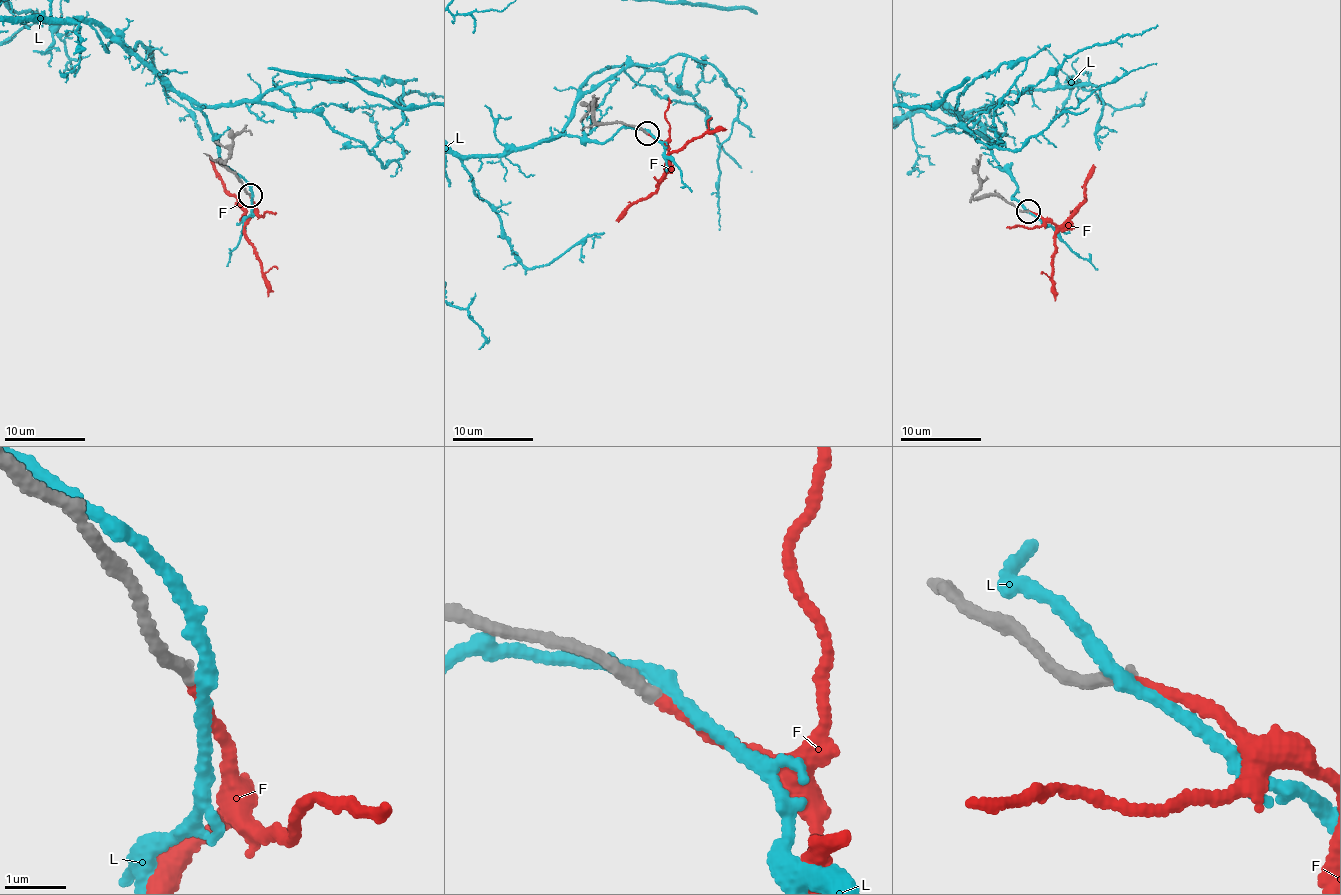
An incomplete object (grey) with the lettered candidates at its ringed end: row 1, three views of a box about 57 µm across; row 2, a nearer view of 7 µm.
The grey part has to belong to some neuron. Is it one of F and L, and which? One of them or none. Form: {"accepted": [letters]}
{"accepted": ["F"]}

